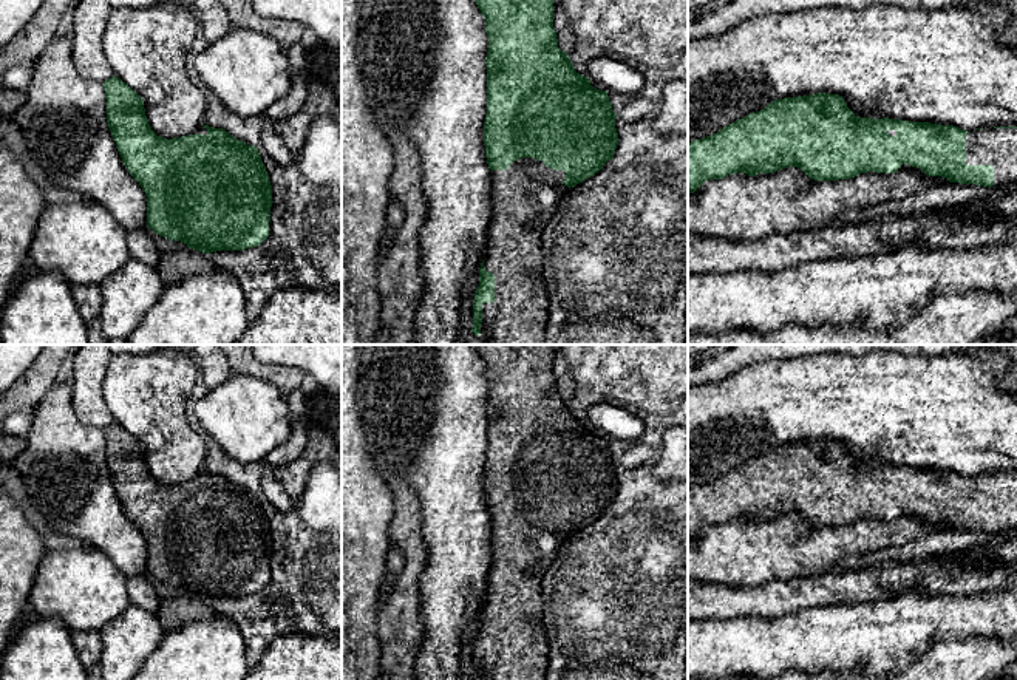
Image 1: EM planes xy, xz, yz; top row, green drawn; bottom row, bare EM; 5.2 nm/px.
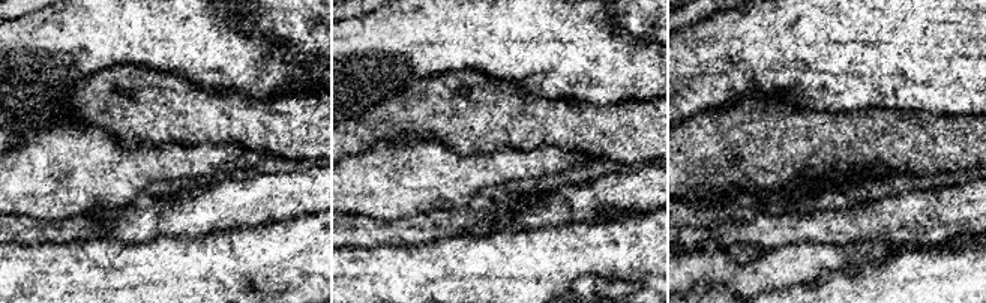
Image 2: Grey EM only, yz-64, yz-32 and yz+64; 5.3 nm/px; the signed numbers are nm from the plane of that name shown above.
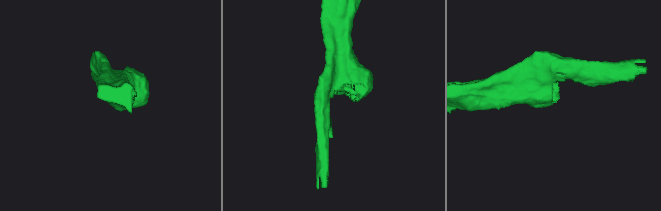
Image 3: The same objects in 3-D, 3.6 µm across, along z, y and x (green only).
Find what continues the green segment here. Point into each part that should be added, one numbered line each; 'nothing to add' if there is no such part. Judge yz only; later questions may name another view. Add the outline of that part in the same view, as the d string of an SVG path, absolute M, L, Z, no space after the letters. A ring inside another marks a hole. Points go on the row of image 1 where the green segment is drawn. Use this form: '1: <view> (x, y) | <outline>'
1: yz (997, 147) | M983 128L966 134L966 164L992 165L994 189L1017 185L1017 128Z

